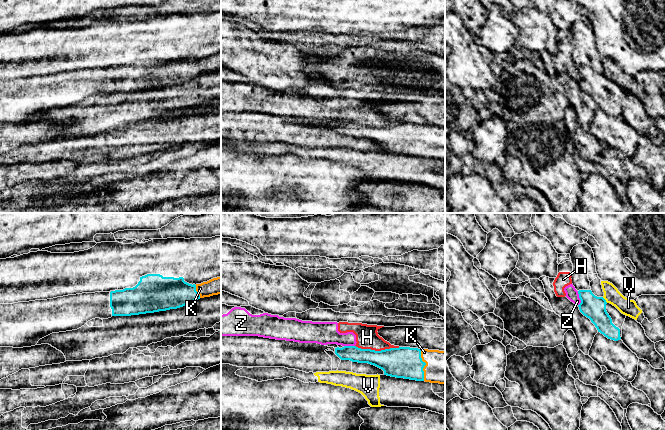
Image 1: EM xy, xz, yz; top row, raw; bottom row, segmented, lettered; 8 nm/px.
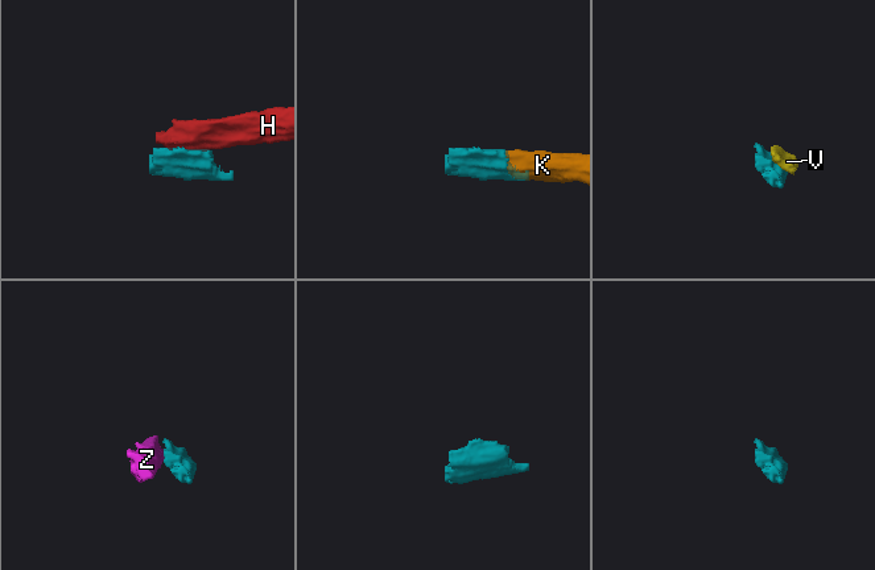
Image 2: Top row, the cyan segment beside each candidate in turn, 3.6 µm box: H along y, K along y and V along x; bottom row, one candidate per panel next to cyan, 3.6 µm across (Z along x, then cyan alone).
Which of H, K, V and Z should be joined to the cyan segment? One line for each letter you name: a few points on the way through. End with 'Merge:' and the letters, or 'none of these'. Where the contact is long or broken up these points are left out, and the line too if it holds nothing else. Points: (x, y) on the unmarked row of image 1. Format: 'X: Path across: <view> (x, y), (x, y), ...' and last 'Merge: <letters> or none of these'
Merge: K

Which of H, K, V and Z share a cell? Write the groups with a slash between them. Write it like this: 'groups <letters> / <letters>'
groups H Z / K / V

